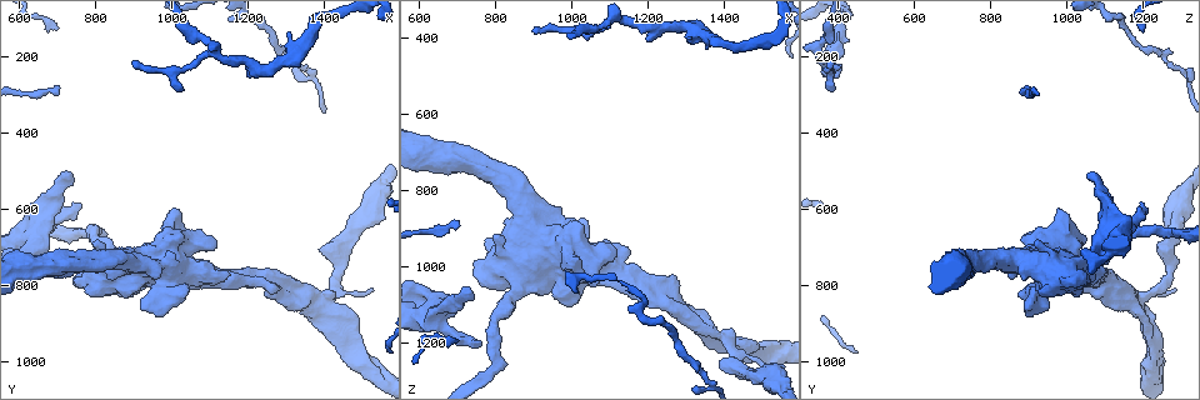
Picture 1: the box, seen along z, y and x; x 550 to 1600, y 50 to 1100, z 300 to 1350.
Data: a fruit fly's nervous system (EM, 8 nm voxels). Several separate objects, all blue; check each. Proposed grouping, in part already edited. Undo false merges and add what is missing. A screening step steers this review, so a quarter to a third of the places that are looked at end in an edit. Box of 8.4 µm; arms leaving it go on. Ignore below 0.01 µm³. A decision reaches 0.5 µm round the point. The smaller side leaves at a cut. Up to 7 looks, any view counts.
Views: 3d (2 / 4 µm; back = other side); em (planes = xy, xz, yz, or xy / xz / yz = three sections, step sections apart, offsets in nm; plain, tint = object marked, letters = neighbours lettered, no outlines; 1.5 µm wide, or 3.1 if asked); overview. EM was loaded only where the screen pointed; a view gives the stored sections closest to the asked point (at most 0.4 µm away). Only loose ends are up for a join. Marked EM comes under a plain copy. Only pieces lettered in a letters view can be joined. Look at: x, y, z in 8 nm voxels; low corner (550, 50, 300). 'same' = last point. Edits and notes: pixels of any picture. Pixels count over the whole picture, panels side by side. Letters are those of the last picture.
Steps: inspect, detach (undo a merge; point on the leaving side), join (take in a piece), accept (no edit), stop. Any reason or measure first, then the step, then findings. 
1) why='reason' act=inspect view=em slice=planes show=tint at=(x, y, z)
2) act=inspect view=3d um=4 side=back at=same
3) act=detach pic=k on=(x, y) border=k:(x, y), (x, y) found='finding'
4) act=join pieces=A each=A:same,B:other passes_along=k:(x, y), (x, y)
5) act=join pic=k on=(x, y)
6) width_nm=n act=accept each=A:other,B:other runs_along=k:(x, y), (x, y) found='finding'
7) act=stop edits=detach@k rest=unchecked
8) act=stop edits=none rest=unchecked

why='free end' act=inspect view=em slice=yz step=8 show=tint at=(1525, 815, 1290)

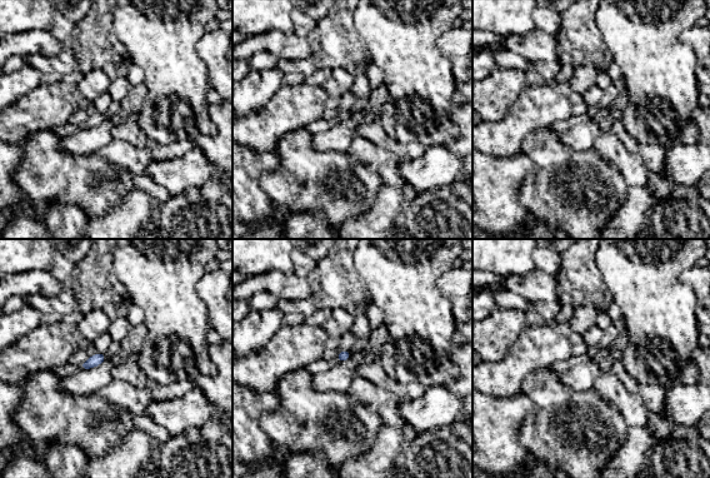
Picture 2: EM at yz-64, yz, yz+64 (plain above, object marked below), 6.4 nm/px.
act=inspect view=em slice=planes show=letters at=same

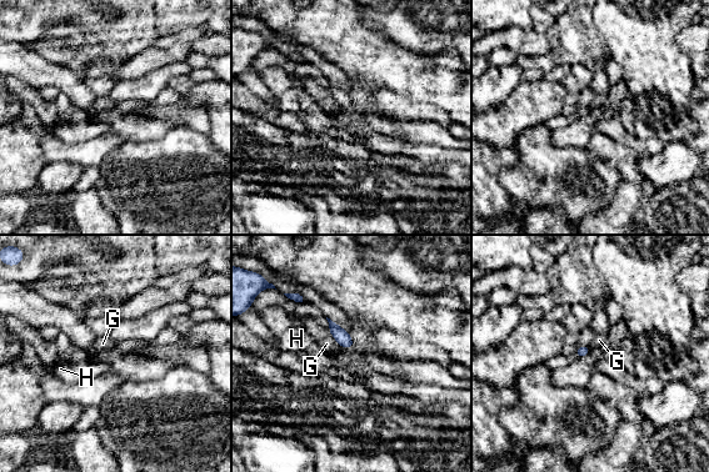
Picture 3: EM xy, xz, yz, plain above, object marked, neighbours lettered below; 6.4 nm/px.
act=accept each=G:other,H:other border=3:(328, 331), (339, 345) found='none of them fits'

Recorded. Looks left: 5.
why='branch stops here' act=inspect view=em slice=planes show=letters at=(995, 775, 1105)

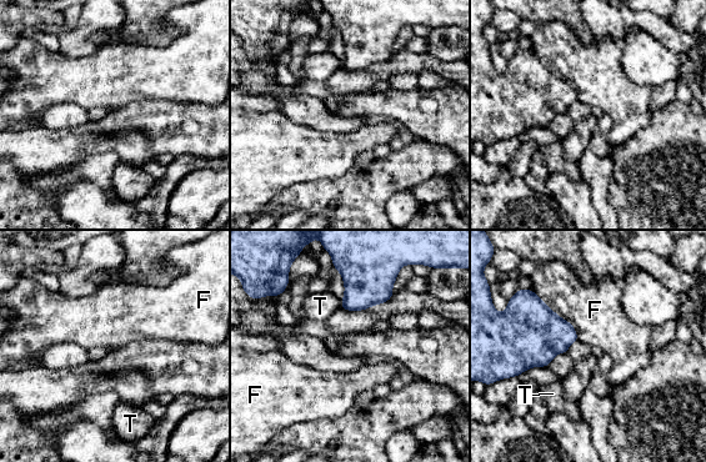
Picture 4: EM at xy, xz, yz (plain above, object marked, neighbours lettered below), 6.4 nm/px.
longest_contact=F:240nm act=accept each=F:other,T:other found='no lettered piece goes on from it'

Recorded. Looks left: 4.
why='branch stops here' act=inspect view=3d um=4 at=(725, 505, 1050)

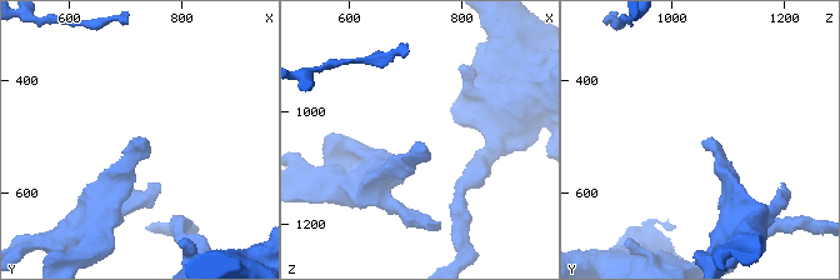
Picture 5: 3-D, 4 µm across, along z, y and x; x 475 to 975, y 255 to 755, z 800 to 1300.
act=inspect view=em slice=yz step=8 show=tint at=(730, 510, 1050)

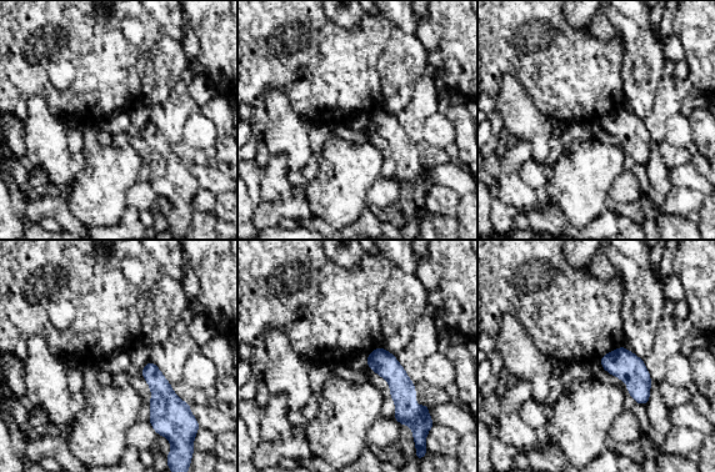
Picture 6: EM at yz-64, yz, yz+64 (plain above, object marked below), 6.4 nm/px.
why='cut it another way' act=inspect view=em slice=planes show=letters at=same

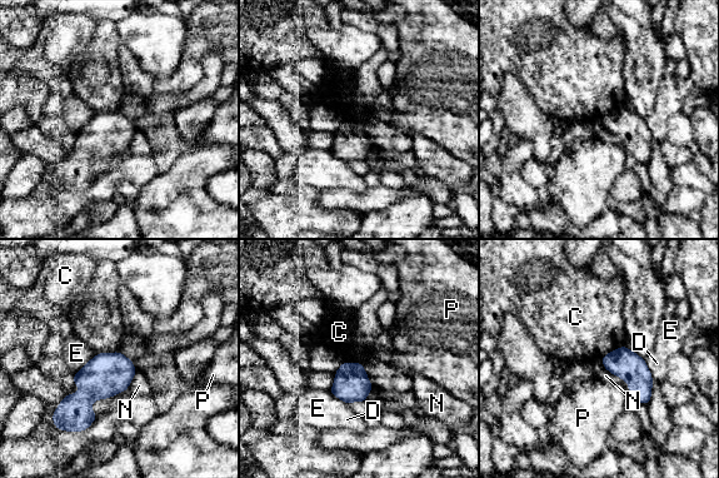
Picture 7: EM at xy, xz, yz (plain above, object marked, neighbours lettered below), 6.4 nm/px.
longest_contact=E:220nm act=accept each=C:other,D:other,E:other,N:other,P:other found='none of them fits'

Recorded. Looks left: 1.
act=stop edits=none rest=unchecked

